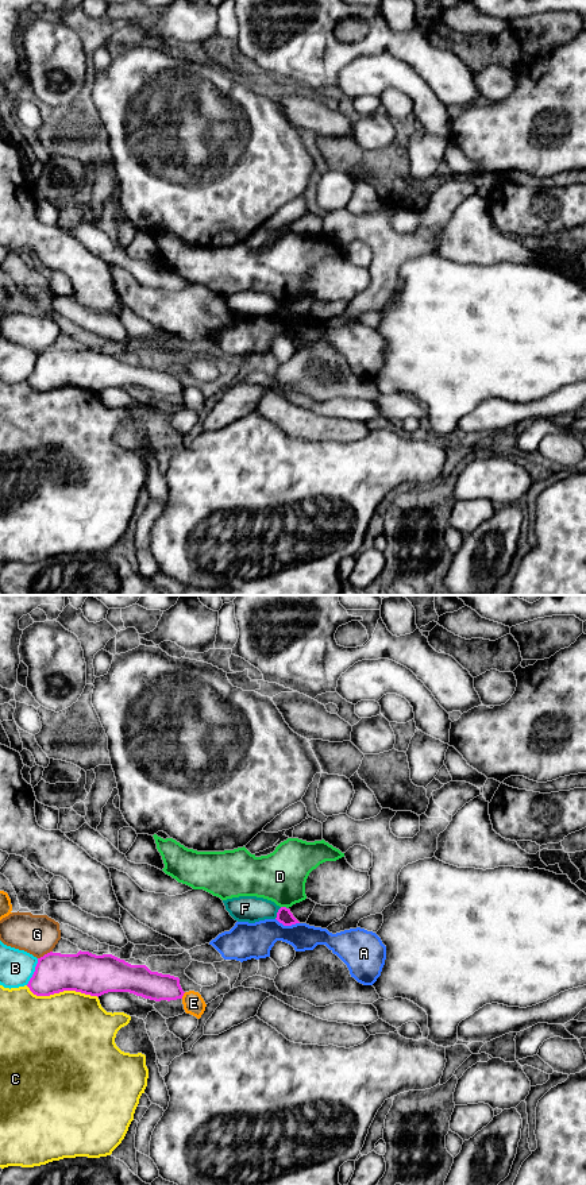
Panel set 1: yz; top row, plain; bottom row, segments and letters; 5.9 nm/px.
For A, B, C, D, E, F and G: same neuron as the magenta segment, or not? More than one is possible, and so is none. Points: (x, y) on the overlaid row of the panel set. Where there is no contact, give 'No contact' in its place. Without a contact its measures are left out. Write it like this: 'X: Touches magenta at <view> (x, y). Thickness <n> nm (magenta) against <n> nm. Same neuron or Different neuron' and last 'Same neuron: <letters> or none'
A: Touches magenta at yz (288, 925). Thickness 90 nm (magenta) against 200 nm. Different neuron
B: Touches magenta at yz (34, 972). Thickness 240 nm (magenta) against 200 nm. Different neuron
C: Touches magenta at yz (62, 991). Thickness 240 nm (magenta) against 480 nm. Different neuron
D: Touches magenta at yz (285, 907). Thickness 90 nm (magenta) against 300 nm. Different neuron
E: Touches magenta at yz (182, 995). Thickness 170 nm (magenta) against 120 nm. Different neuron
F: Touches magenta at yz (277, 913). Thickness 90 nm (magenta) against 160 nm. Different neuron
G: Touches magenta at yz (45, 954). Thickness 240 nm (magenta) against 240 nm. Different neuron
Same neuron: none

